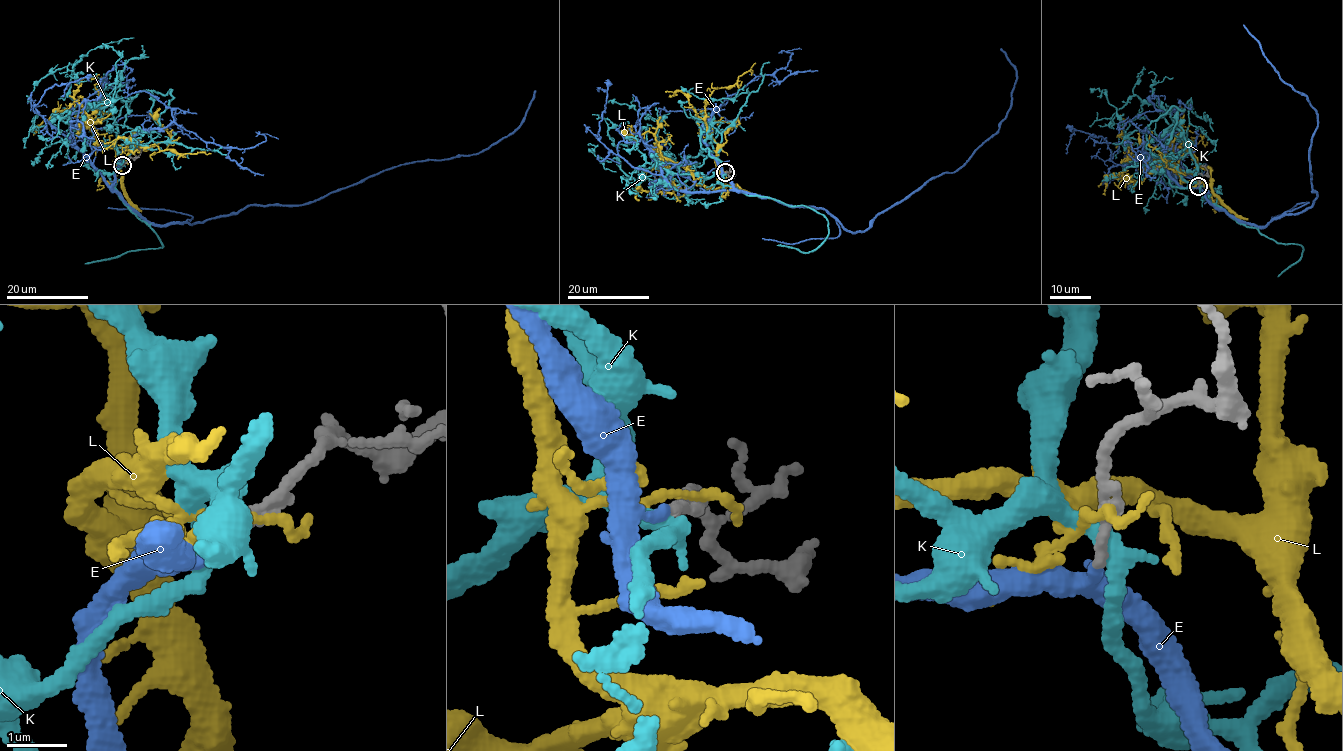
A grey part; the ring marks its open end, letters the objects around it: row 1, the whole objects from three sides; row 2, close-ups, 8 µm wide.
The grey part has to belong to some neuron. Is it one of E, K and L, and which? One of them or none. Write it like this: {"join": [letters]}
{"join": ["E"]}

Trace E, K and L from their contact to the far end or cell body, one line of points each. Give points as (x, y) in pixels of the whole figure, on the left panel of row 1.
E: (122, 166), (113, 188), (168, 225), (310, 204), (388, 169), (478, 153), (515, 130), (536, 90)
K: (123, 165), (115, 148), (115, 122), (70, 95), (76, 63), (40, 79), (30, 99), (26, 95)
L: (125, 163), (114, 161), (113, 148), (97, 145), (74, 98), (82, 80), (99, 74)

